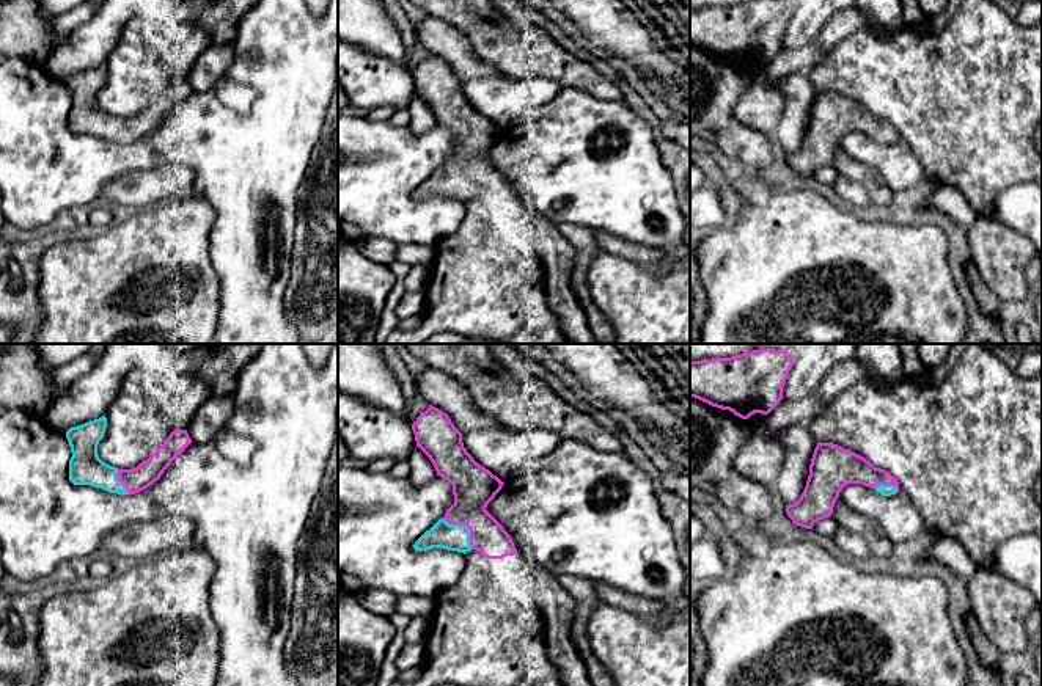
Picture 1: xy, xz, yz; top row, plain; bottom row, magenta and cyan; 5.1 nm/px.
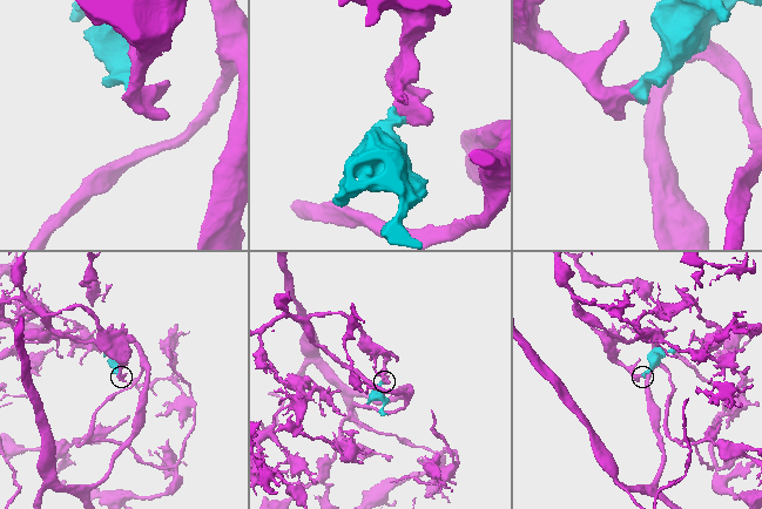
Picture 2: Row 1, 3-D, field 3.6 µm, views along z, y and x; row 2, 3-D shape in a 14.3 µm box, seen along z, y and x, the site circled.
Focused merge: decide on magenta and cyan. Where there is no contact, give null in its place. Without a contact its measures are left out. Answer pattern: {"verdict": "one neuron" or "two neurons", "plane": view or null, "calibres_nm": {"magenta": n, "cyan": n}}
{"verdict": "one neuron", "plane": "xz", "calibres_nm": {"magenta": 220, "cyan": 140}}

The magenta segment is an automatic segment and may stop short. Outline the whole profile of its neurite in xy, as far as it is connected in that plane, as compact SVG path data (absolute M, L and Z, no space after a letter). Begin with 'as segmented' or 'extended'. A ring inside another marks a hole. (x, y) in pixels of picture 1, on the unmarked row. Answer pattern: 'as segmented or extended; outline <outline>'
extended; outline M107 66L71 75L66 86L72 105L69 108L69 129L74 133L91 133L118 143L135 143L156 129L171 110L192 91L187 78L174 78L165 91L143 111L132 118L118 118L104 111L97 104L97 93L104 86Z

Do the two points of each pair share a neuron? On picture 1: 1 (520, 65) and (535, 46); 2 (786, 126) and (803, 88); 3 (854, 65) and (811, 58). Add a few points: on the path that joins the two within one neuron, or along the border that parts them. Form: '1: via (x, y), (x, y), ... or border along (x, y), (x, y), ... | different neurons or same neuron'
1: via (520, 60), (530, 51) | same neuron
2: via (796, 116), (799, 98) | same neuron
3: border along (849, 35), (807, 74) | different neurons

